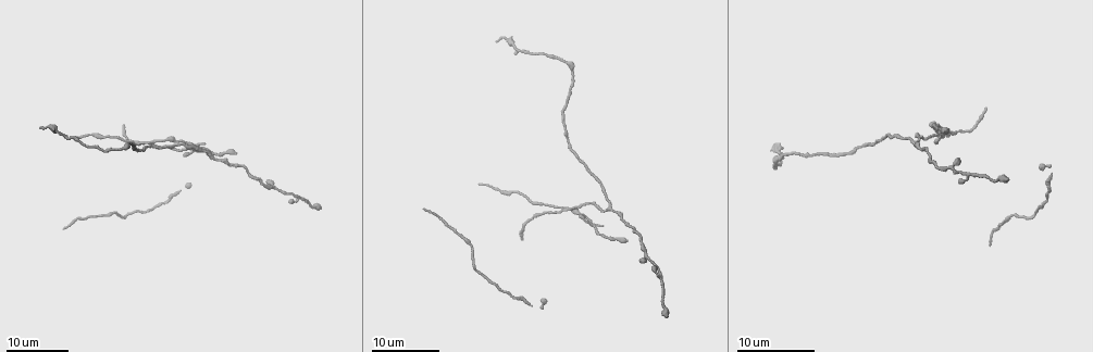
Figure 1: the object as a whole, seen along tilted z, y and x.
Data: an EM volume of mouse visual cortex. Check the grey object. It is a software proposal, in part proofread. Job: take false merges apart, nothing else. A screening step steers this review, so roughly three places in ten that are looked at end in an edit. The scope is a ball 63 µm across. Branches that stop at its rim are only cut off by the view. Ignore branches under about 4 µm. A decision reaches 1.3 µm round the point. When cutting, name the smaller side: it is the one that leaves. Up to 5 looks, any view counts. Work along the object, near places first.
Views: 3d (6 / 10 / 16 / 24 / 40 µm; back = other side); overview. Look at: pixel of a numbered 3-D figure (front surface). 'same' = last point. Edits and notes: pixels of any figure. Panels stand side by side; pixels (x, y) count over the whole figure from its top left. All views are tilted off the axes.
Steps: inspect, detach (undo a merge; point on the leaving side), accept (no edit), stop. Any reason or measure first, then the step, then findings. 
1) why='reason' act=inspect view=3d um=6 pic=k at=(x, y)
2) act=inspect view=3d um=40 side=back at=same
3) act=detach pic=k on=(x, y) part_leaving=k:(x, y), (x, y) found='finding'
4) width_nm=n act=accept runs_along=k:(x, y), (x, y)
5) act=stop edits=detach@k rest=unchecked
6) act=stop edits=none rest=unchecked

why='three-way junction' act=inspect view=3d um=24 pic=1 at=(919, 139)

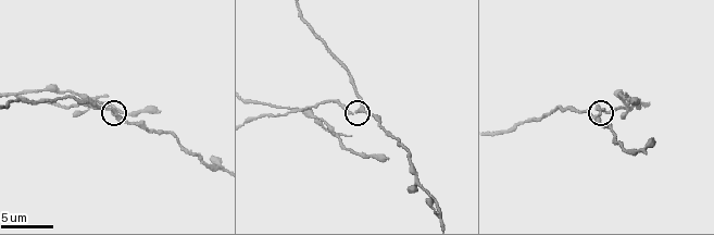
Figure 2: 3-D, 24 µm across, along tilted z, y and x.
act=inspect view=3d um=10 pic=2 at=(358, 110)

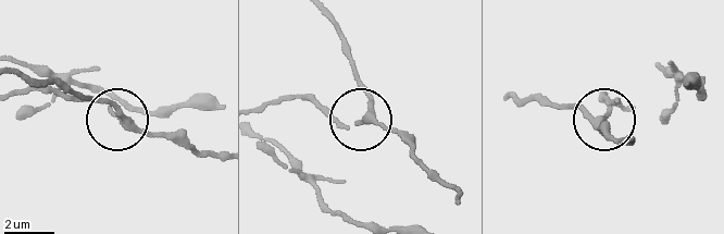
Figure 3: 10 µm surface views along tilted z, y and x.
why='from behind' act=inspect view=3d um=10 side=back pic=3 at=(361, 123)

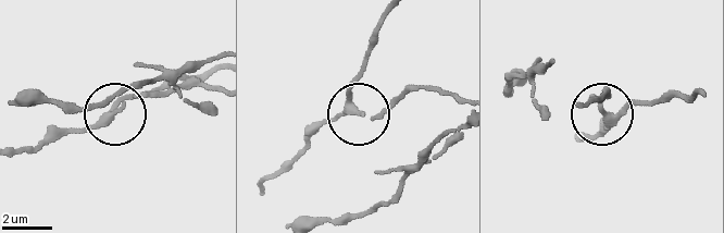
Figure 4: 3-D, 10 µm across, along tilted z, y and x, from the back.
side_arm_um=45 act=accept runs_along=4:(603, 111), (614, 115), (652, 100) found='continuous, no second neuron'

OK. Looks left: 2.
why='calibre changes' act=inspect view=3d um=10 pic=2 at=(418, 180)

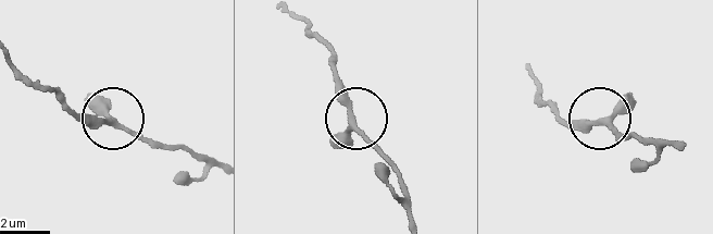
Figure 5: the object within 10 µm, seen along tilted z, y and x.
arms=3 act=accept found='all the same neuron'

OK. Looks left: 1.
act=stop edits=none rest=unchecked

